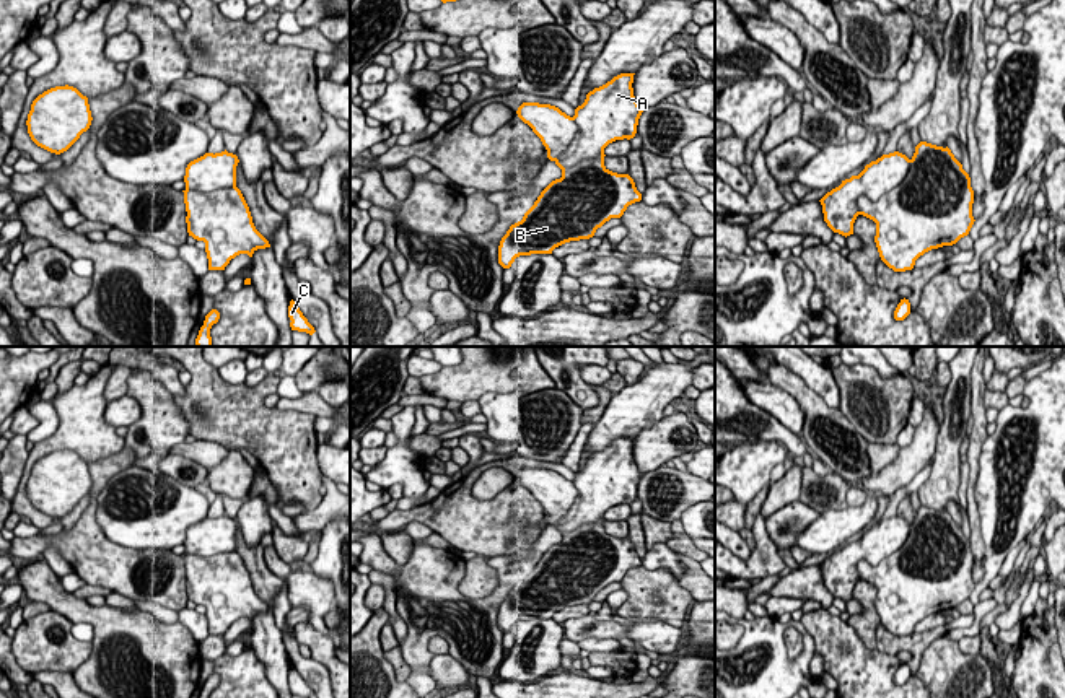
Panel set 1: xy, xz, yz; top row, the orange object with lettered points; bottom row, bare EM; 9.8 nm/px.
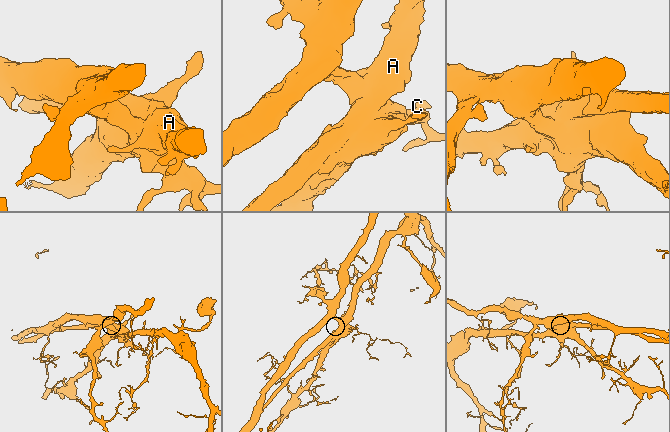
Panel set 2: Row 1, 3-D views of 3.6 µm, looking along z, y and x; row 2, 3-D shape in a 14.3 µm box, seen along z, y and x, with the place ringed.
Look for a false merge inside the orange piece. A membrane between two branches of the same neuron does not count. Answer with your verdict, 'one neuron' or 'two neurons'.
two neurons

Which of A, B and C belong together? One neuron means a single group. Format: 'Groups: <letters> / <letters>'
Groups: A / B C

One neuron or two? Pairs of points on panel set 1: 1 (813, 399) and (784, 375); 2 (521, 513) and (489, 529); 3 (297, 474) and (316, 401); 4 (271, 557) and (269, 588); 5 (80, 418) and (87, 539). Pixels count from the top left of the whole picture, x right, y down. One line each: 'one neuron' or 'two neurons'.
1: one neuron
2: one neuron
3: two neurons
4: two neurons
5: two neurons

